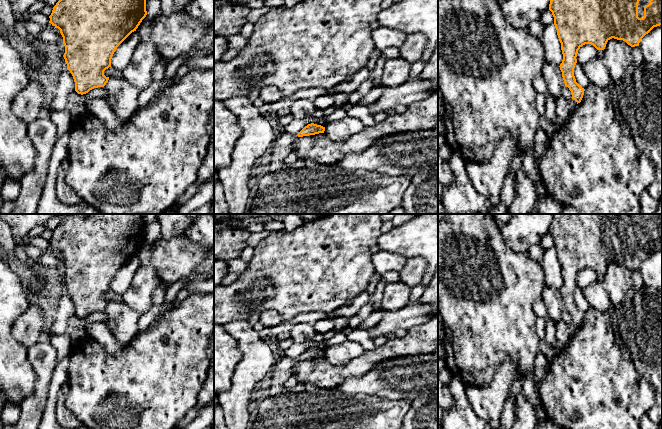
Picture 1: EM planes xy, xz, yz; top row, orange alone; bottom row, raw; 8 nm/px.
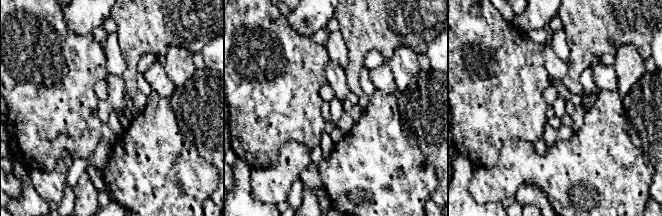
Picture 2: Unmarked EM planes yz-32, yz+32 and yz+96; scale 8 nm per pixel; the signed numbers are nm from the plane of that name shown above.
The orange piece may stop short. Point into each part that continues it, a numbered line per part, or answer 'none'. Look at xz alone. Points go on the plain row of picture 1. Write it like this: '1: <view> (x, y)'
none

